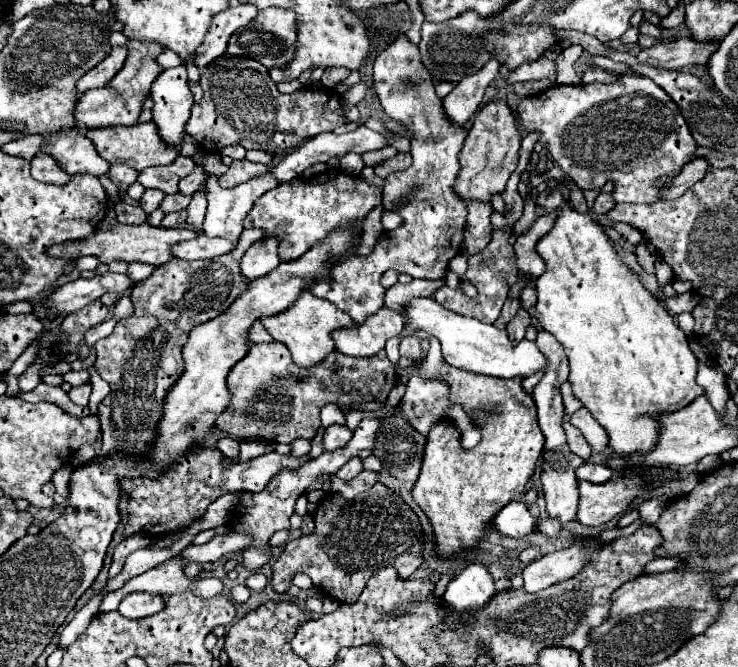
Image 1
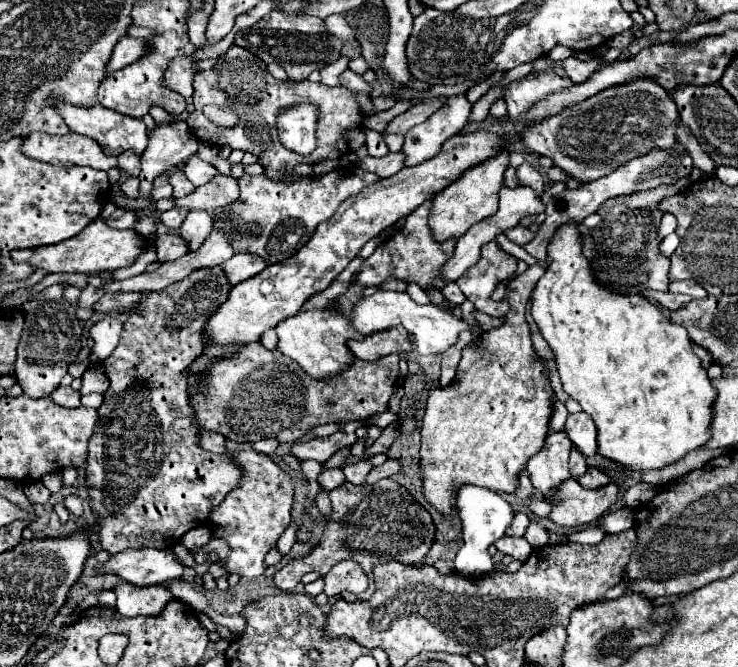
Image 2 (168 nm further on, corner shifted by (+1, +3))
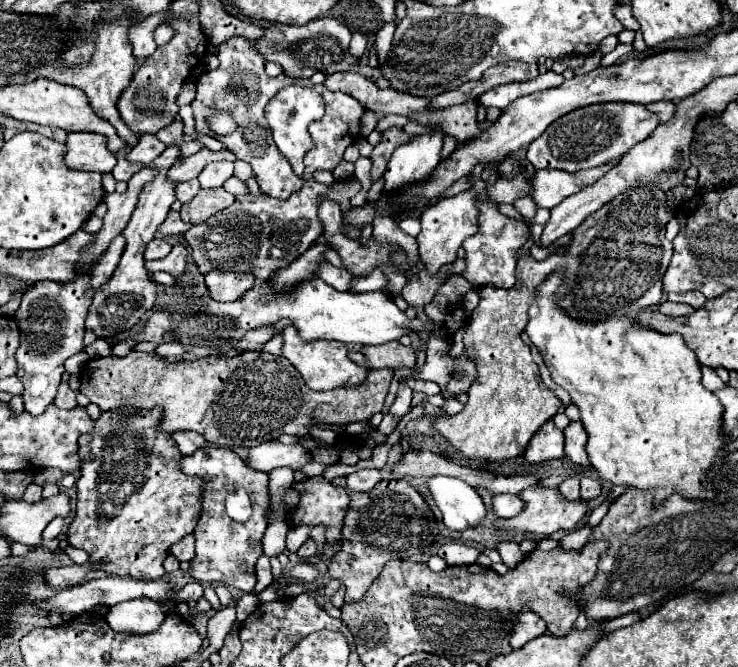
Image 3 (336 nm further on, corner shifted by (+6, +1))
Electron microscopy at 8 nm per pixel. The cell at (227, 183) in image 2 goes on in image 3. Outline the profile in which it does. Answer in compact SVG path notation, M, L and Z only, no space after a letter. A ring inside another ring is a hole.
M222 187L220 189L202 189L192 201L182 205L180 217L182 217L182 221L186 221L190 225L204 223L218 211L230 207L232 201L234 201L234 197Z

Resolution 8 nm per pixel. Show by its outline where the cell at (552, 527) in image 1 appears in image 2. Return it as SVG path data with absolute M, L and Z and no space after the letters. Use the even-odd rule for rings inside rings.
M531 497L531 499L527 501L527 509L529 509L535 517L539 517L539 519L543 519L543 517L547 517L547 515L551 513L551 505L549 505L547 501L535 499L535 497Z

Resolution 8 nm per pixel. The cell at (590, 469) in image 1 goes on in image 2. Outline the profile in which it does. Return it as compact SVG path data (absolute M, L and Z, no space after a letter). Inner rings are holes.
M587 467L585 475L581 475L577 481L579 481L583 487L587 487L587 489L597 489L597 487L607 485L607 483L609 483L609 477L607 477L603 471L595 469L595 467Z

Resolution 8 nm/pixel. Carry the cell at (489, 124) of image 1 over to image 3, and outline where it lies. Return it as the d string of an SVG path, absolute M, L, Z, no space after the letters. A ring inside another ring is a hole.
M468 189L464 193L458 193L450 199L440 199L436 205L426 207L420 215L422 231L416 237L418 249L420 249L420 261L428 271L436 273L440 267L456 261L456 251L462 247L462 241L466 237L472 237L478 231L478 209L476 209L476 193L474 189Z

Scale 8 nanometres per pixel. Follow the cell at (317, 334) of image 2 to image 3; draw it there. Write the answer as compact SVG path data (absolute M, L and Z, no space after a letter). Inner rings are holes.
M286 327L282 331L282 337L284 337L284 347L282 347L284 357L300 371L300 375L304 377L304 381L310 389L328 391L328 389L344 387L344 385L354 387L354 385L364 383L364 377L368 375L368 371L350 361L348 345L344 345L340 341L310 341L310 343L304 343L292 327Z

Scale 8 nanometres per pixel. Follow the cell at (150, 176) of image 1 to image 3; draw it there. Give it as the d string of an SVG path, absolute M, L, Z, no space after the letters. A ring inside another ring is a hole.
M192 179L192 181L186 181L186 183L178 183L176 187L176 197L180 203L188 203L190 199L194 199L194 195L200 191L200 183L198 179Z

